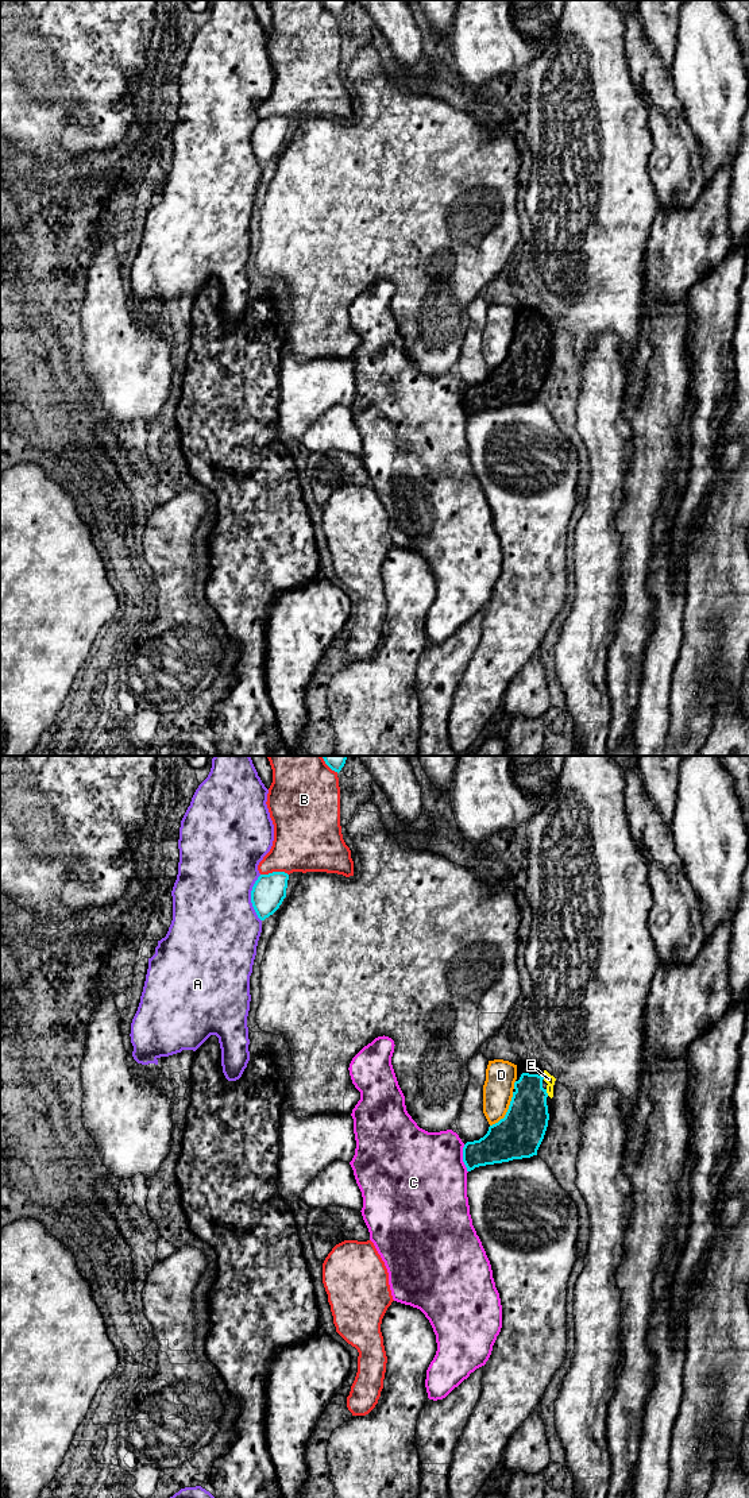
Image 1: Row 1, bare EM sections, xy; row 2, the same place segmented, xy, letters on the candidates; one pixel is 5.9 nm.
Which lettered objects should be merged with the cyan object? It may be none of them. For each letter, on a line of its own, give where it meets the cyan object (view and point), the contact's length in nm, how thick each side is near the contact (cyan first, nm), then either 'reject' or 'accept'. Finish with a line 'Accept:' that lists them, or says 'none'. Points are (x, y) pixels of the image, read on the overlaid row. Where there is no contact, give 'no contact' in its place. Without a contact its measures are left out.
A: xy (251, 898) | 280 nm | 200/480 nm | reject
B: xy (274, 872) | 170 nm | 200/360 nm | reject
C: xy (463, 1158) | 170 nm | 220/480 nm | reject
D: xy (508, 1111) | 240 nm | 280/180 nm | reject
E: xy (545, 1092) | 40 nm | 260/60 nm | accept
Accept: E

